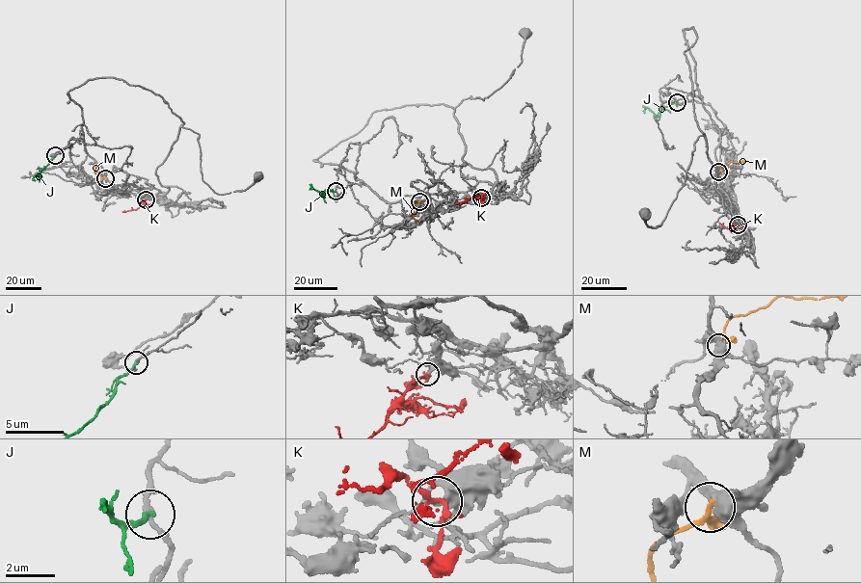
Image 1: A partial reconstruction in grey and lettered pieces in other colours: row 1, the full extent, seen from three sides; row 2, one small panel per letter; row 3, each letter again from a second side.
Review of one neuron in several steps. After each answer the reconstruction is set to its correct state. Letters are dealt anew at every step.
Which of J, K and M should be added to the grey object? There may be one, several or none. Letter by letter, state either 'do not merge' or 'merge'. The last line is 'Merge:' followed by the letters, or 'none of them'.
J: do not merge
K: merge
M: do not merge
Merge: K

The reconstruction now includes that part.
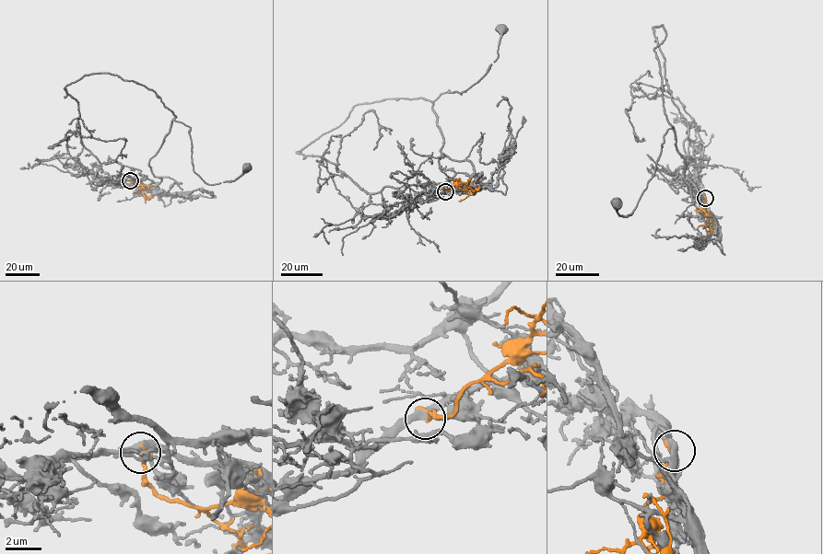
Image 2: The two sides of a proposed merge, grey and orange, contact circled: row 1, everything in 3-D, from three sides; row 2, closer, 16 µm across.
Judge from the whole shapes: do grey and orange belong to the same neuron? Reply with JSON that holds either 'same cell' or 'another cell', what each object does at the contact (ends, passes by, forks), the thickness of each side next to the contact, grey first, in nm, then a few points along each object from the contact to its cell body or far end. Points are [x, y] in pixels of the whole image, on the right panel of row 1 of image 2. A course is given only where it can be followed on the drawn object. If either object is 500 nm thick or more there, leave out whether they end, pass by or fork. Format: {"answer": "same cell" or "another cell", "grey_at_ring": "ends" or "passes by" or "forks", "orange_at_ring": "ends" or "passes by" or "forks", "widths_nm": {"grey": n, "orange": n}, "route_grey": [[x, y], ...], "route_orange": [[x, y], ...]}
{"answer": "another cell", "grey_at_ring": "forks", "orange_at_ring": "passes by", "widths_nm": {"grey": 340, "orange": 170}, "route_grey": [[705, 197], [706, 216], [692, 201], [671, 128], [664, 133], [654, 176], [630, 215], [619, 214], [617, 204]], "route_orange": [[705, 197], [702, 211], [711, 227], [712, 218]]}

